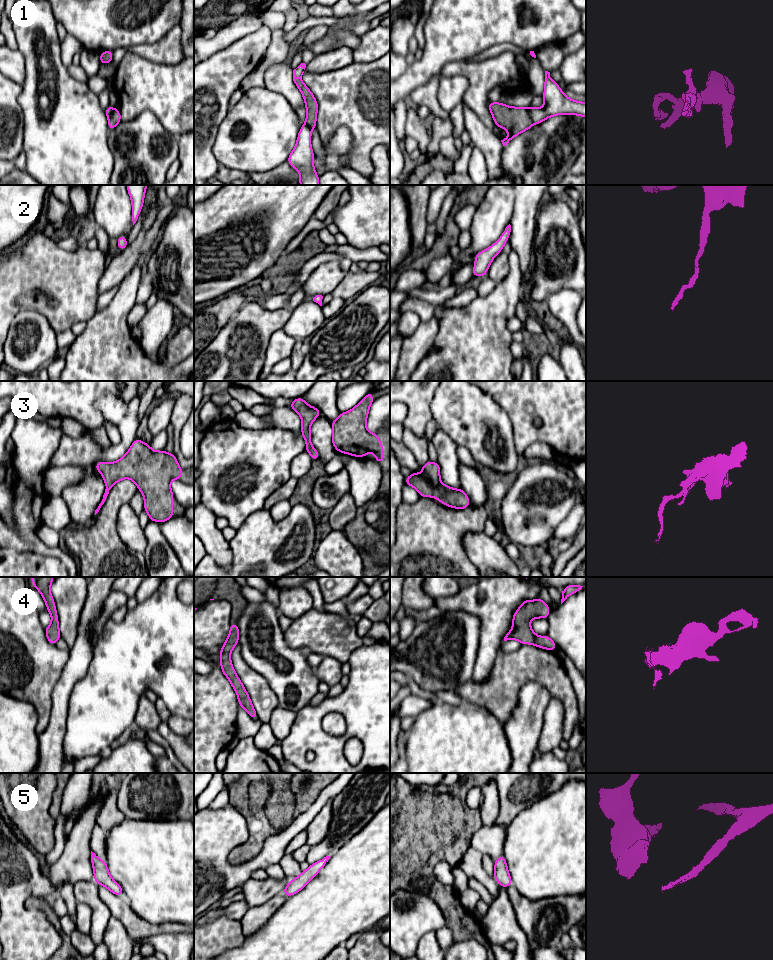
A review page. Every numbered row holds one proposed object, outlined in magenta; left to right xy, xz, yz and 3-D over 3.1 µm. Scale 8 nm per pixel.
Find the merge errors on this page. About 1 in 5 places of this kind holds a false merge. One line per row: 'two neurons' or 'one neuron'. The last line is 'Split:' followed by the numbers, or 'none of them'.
1: two neurons
2: one neuron
3: one neuron
4: one neuron
5: one neuron
Split: 1

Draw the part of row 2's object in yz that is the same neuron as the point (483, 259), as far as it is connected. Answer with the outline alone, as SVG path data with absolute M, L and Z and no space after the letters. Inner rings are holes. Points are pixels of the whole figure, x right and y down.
M509 224L502 233L502 236L493 245L475 255L473 277L486 275L494 257L503 250L505 243L509 240L510 232L511 225Z

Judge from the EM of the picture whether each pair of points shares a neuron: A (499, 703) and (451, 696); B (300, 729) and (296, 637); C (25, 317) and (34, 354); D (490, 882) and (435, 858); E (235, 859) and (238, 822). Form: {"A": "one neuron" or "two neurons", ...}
{"A": "two neurons", "B": "two neurons", "C": "one neuron", "D": "two neurons", "E": "two neurons"}

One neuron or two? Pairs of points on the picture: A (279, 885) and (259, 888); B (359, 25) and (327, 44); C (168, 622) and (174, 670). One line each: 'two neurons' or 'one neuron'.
A: one neuron
B: one neuron
C: one neuron

